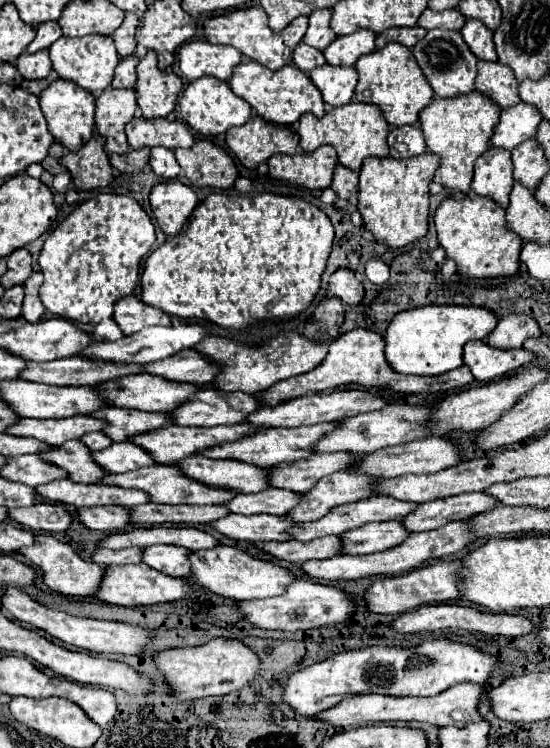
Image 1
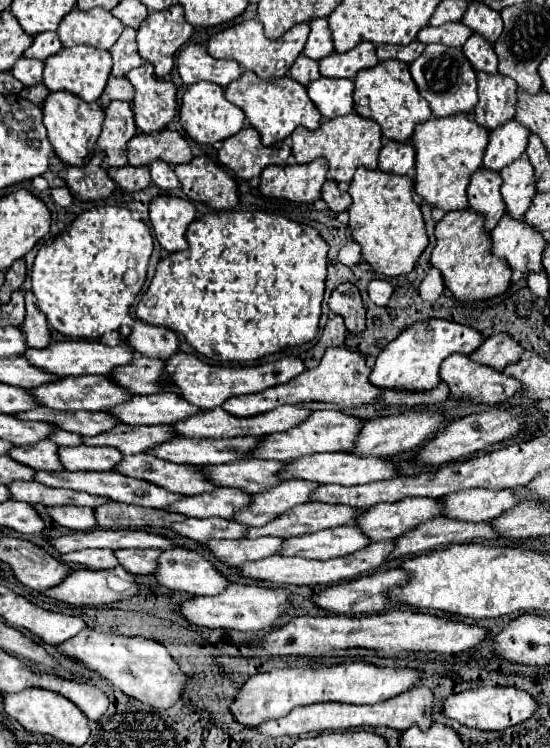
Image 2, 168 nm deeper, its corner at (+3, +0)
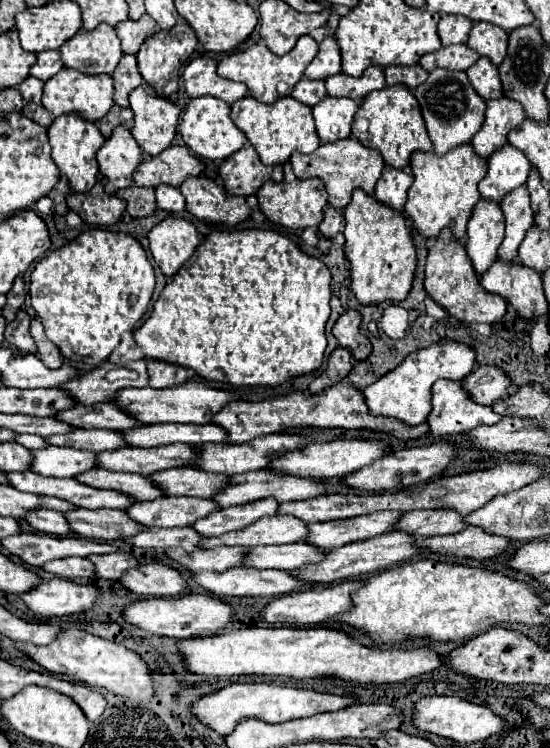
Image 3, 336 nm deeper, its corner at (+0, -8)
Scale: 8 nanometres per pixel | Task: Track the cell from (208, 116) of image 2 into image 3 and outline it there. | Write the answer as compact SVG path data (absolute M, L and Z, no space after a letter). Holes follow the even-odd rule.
M198 96L188 102L182 122L180 122L180 134L196 156L202 156L208 160L216 160L216 158L224 160L246 144L246 136L230 120L230 106L214 96Z

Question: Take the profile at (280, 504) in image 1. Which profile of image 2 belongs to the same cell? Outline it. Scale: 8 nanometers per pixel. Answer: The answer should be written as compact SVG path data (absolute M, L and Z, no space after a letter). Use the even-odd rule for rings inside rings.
M217 488L205 494L183 496L183 500L167 506L167 512L183 514L187 518L231 518L237 510L251 504L251 496L237 488Z

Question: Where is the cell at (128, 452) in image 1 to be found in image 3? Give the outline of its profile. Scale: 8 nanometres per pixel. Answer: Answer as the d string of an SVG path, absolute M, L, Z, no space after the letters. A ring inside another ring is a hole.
M48 446L44 450L34 450L34 472L42 476L54 478L74 478L88 470L98 468L96 454L74 450L74 448L60 448Z

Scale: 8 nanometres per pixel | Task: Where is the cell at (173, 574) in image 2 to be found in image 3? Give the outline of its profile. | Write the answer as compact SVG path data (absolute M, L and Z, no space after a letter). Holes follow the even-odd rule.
M142 564L138 568L132 568L126 572L126 576L120 582L128 590L140 596L154 596L154 598L174 598L184 594L186 590L186 578L180 570L168 566L168 564Z

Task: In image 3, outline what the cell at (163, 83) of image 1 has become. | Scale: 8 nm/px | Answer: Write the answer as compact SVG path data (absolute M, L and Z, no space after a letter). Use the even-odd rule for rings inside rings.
M140 84L130 92L130 108L134 112L132 136L146 154L156 156L172 144L182 112L176 102L158 96L148 84Z

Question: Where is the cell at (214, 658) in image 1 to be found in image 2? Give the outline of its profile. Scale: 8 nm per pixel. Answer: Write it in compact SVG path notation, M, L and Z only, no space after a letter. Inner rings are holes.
M91 628L75 634L71 640L57 646L59 654L83 662L91 672L109 680L115 688L119 688L129 698L145 702L155 708L169 708L179 700L179 694L187 676L179 670L175 660L167 654L167 648L159 642L147 640L143 636L121 636L121 634L103 634Z

